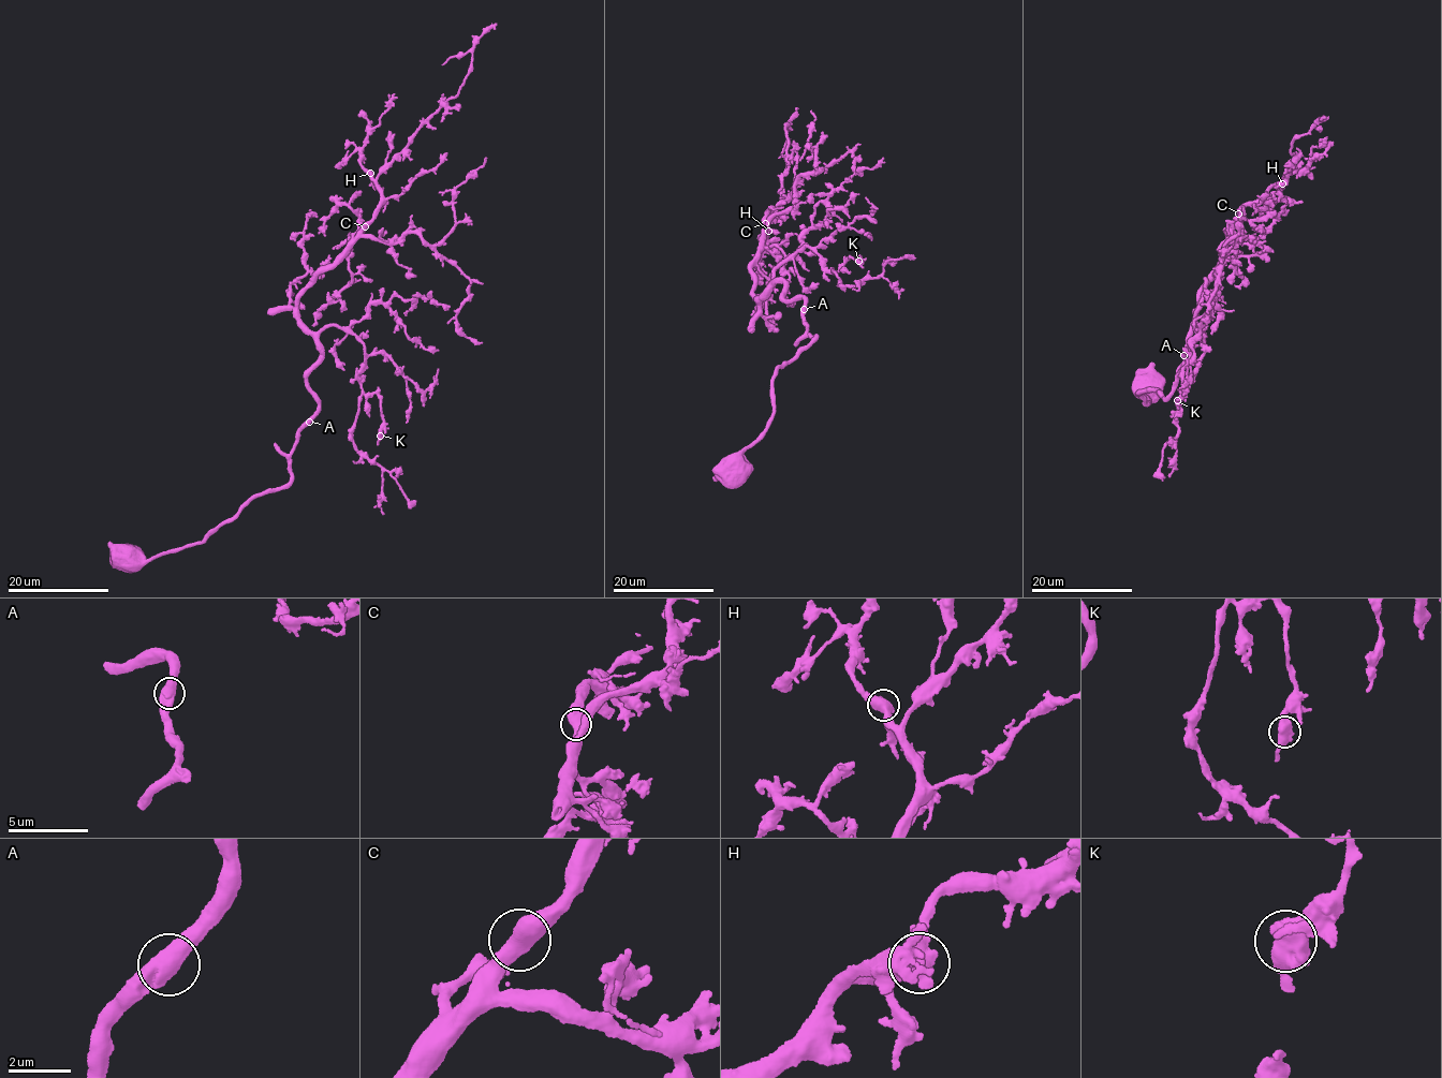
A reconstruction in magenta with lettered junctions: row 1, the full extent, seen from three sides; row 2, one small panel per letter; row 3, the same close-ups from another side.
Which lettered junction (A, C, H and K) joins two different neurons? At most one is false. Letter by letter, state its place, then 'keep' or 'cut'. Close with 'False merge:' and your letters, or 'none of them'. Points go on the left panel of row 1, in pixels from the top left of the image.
A: place (309, 422); keep
C: place (365, 226); keep
H: place (370, 173); keep
K: place (380, 436); keep
False merge: none of them

